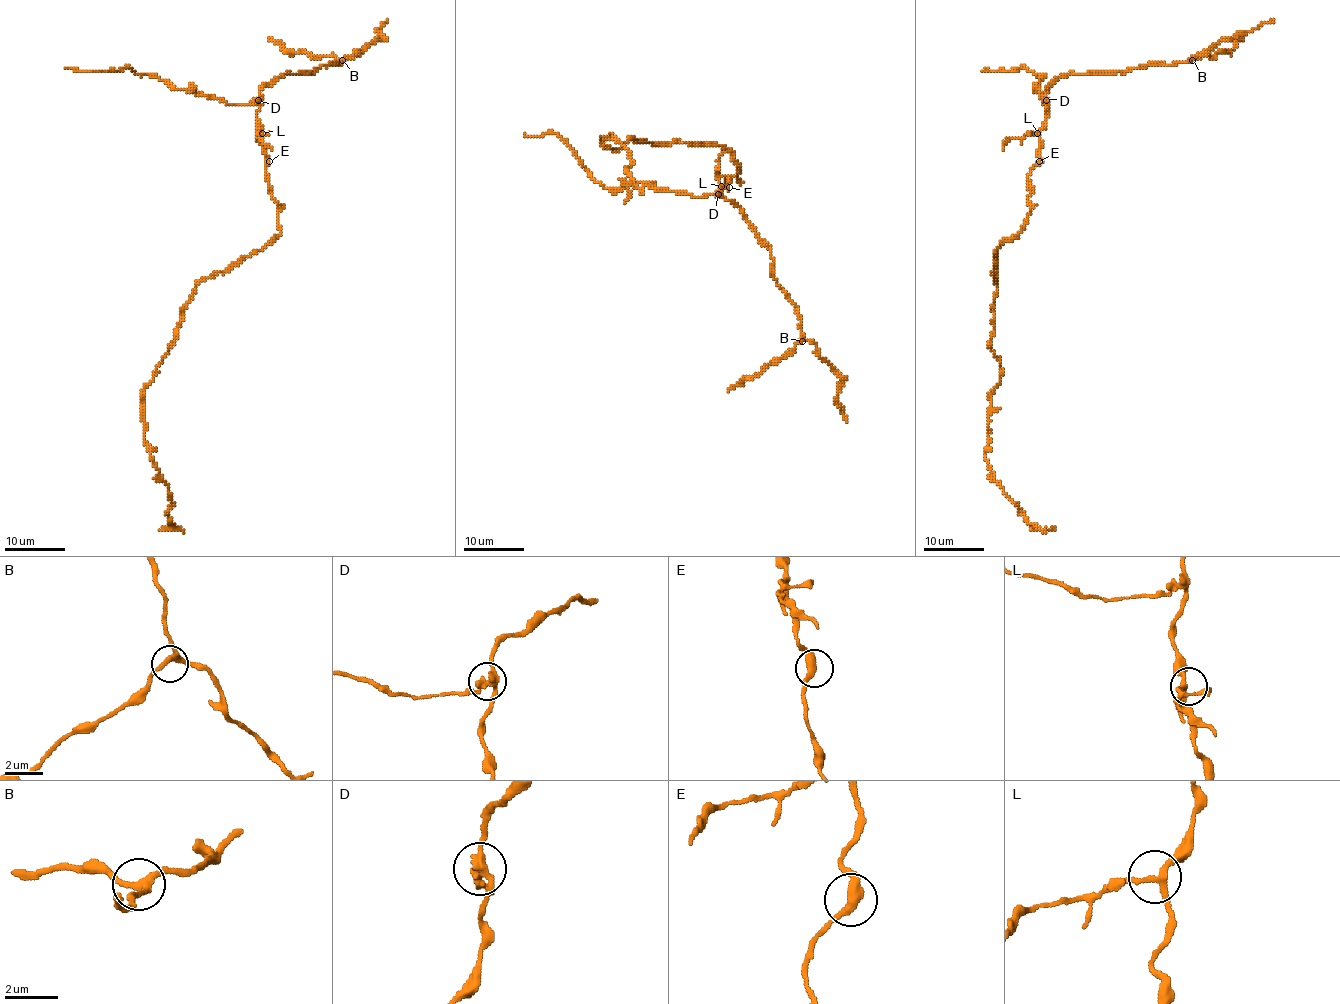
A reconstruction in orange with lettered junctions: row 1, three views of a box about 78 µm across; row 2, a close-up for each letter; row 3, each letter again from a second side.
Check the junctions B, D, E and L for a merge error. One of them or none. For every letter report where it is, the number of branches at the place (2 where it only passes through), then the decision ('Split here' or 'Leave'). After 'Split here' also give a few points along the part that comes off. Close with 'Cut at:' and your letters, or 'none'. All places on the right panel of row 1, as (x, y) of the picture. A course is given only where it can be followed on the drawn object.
B: Place: (1192, 60). Branches: 3. Leave
D: Place: (1046, 100). Branches: 3. Split here. Course of the part to remove: (1046, 99), (1048, 105), (1034, 90), (1043, 78), (1040, 75), (1034, 75), (1024, 67), (1004, 72), (986, 69)
E: Place: (1039, 161). Branches: 2. Leave
L: Place: (1037, 133). Branches: 3. Leave
Cut at: D

